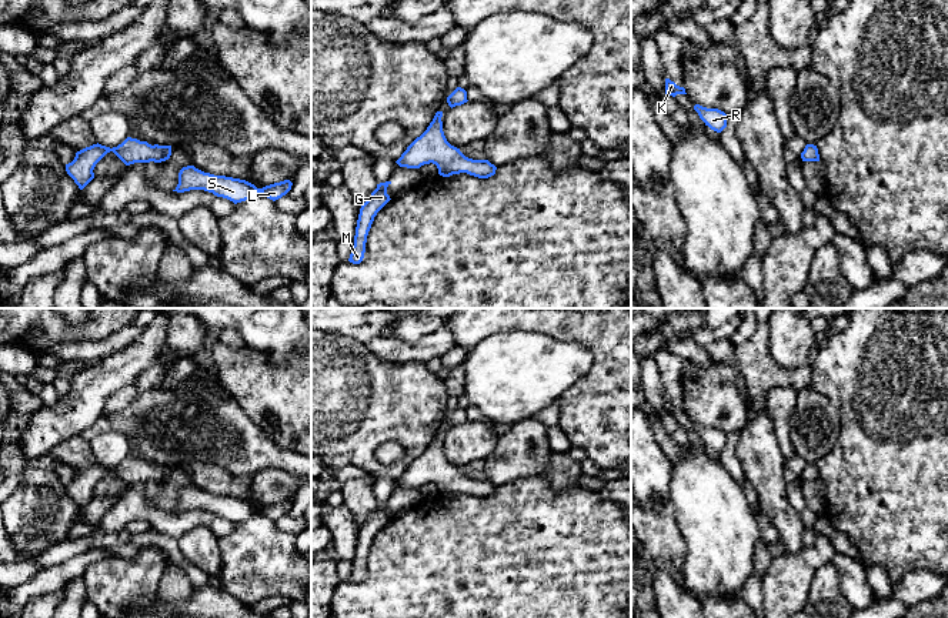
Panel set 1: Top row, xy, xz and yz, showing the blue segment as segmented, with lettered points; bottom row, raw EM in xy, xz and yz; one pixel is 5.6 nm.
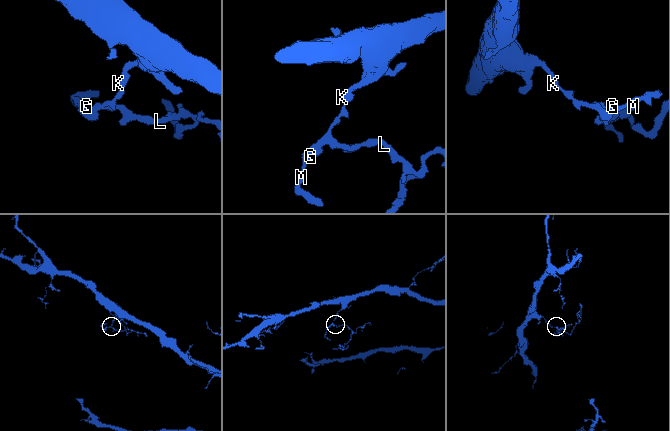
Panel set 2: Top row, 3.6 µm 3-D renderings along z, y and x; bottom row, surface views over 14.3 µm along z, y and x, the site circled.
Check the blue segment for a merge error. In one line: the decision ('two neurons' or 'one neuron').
one neuron

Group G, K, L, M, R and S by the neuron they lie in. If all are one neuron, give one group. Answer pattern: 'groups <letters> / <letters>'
groups G K L M R S

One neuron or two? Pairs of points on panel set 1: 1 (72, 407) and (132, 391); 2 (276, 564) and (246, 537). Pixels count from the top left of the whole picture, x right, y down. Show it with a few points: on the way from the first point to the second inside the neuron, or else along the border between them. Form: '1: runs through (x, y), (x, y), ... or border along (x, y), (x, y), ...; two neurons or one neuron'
1: border along (133, 384), (117, 388), (106, 400), (103, 413); two neurons
2: runs through (269, 560), (253, 544); one neuron

